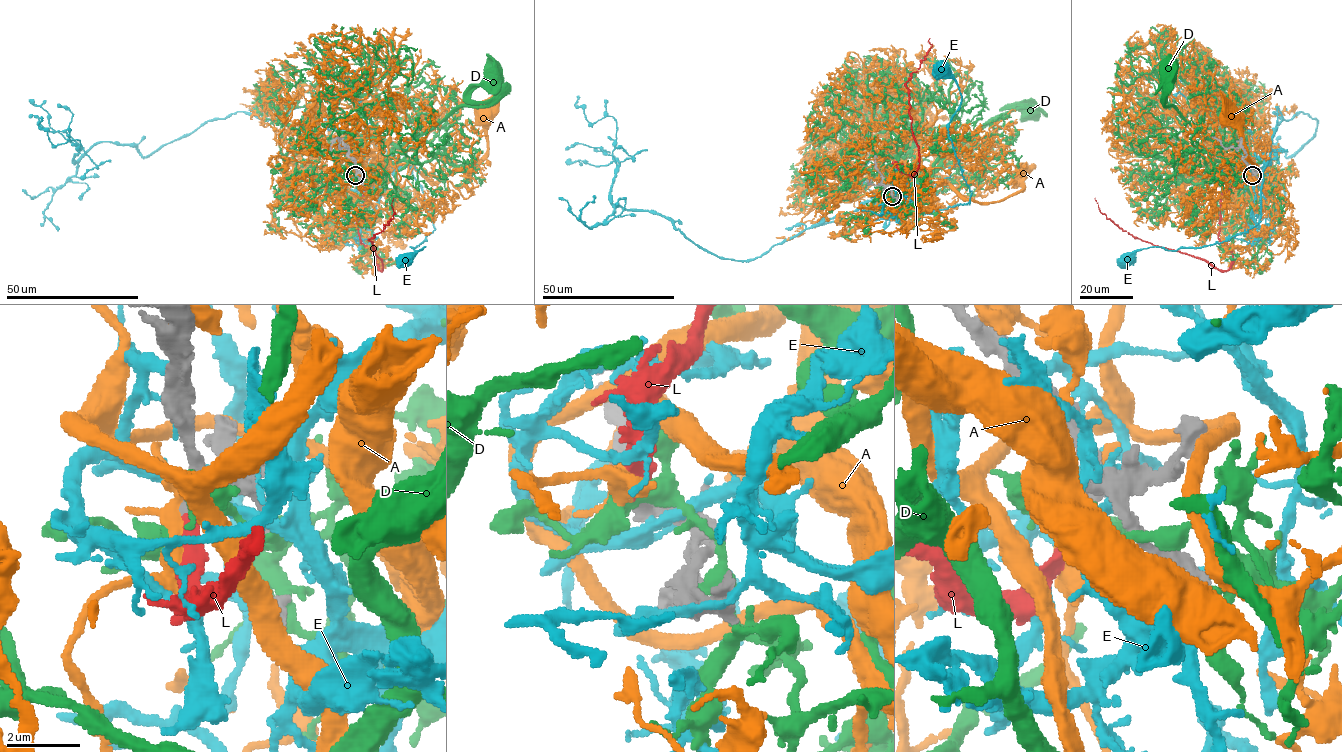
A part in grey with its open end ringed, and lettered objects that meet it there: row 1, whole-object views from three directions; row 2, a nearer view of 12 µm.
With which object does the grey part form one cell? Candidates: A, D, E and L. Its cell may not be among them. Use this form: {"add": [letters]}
{"add": ["L"]}

